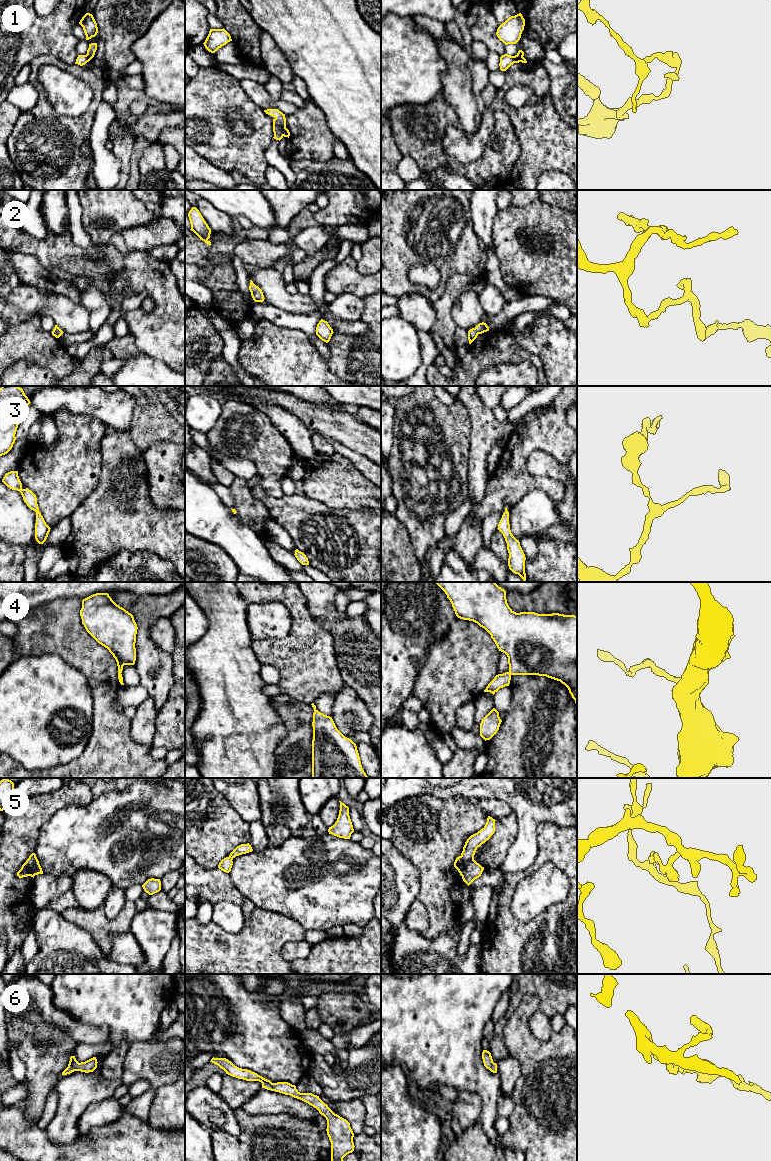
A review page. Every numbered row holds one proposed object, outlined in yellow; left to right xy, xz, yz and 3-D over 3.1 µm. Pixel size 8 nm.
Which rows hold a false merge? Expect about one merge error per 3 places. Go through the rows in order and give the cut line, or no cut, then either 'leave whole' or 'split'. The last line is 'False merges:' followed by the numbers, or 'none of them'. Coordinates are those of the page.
1: xy (86, 54), (90, 59) | split
2: no cut | leave whole
3: no cut | leave whole
4: no cut | leave whole
5: xy (35, 855), (34, 874) | split
6: no cut | leave whole
False merges: 1, 5

